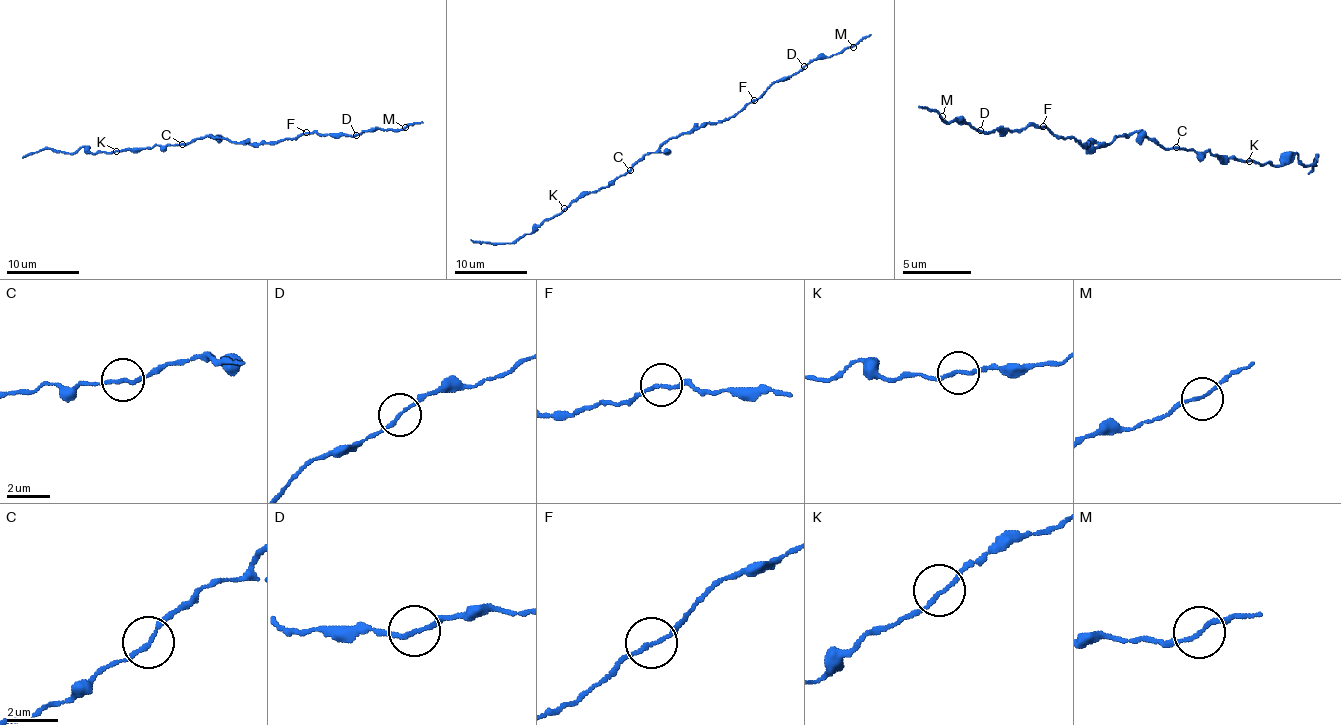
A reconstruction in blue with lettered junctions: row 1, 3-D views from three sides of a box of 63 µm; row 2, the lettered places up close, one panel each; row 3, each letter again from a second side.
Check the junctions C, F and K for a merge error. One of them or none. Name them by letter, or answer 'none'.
none

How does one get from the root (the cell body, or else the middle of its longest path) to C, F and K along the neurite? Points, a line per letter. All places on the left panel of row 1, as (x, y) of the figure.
C: (222, 138), (200, 136), (182, 144)
F: (222, 138), (258, 144), (298, 138), (307, 133)
K: (222, 138), (200, 136), (185, 144), (116, 151)

